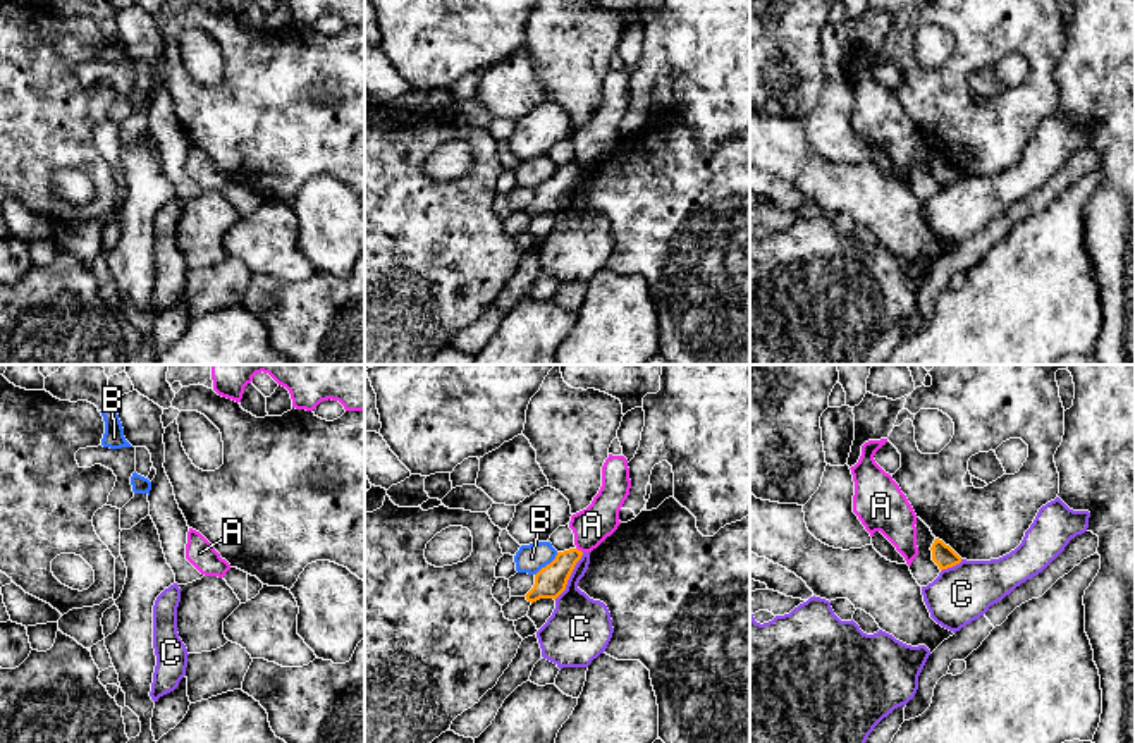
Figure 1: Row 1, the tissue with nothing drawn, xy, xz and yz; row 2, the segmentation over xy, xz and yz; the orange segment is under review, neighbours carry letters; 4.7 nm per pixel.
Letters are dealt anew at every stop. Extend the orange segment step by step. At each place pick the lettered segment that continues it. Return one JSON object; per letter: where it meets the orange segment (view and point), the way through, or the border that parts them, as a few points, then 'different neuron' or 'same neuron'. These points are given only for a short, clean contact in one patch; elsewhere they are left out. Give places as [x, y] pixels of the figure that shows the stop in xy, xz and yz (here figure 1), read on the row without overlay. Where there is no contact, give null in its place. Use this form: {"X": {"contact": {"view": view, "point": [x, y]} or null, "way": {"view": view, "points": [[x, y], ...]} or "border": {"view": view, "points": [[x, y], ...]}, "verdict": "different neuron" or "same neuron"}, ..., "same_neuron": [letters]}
{"A": {"contact": {"view": "xz", "point": [580, 165]}, "border": {"view": "xz", "points": [[576, 162], [582, 167]]}, "verdict": "different neuron"}, "B": {"contact": {"view": "xz", "point": [547, 179]}, "verdict": "different neuron"}, "C": {"contact": {"view": "xz", "point": [570, 190]}, "border": {"view": "xz", "points": [[583, 167], [566, 202], [554, 214]]}, "verdict": "different neuron"}, "same_neuron": []}

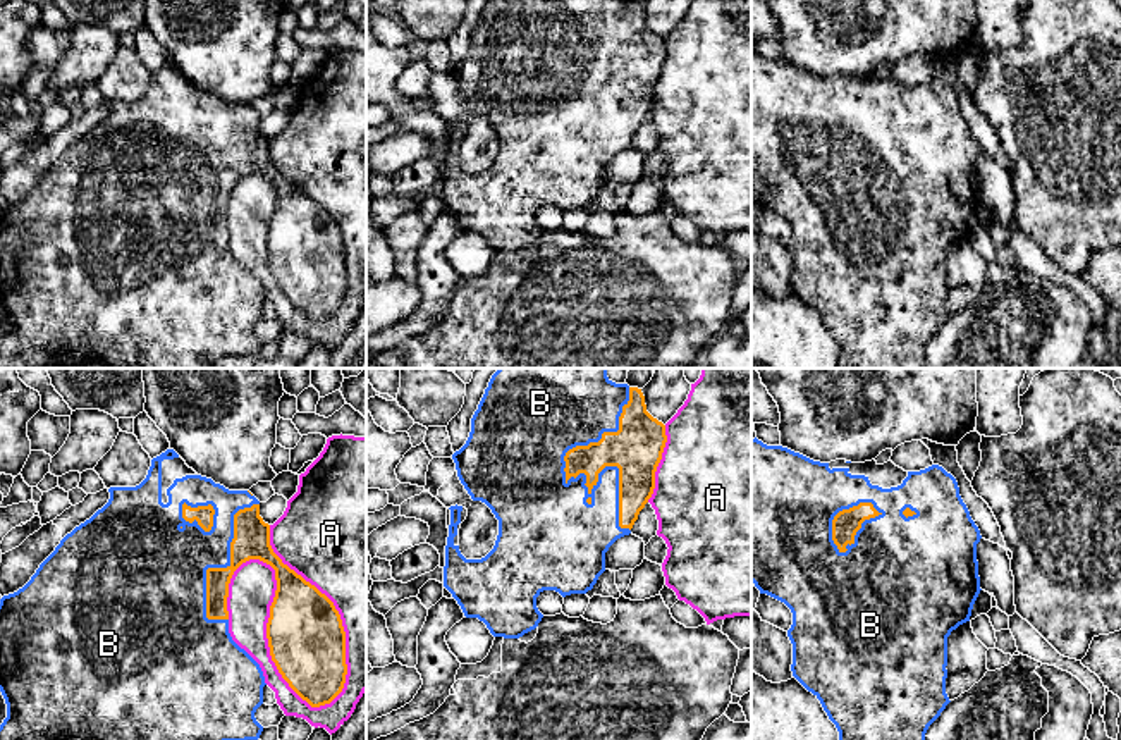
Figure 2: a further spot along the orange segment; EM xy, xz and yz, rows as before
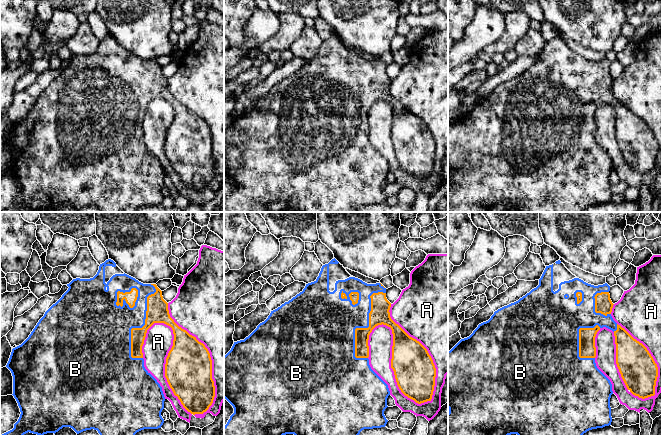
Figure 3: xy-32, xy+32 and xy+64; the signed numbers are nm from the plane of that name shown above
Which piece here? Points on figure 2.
{"A": {"contact": {"view": "xy", "point": [339, 229]}, "verdict": "different neuron"}, "B": {"contact": {"view": "xz", "point": [575, 92]}, "verdict": "same neuron"}, "same_neuron": ["B"]}

